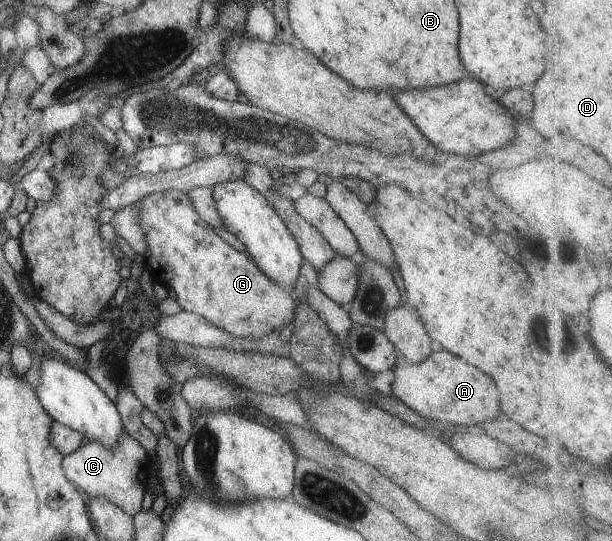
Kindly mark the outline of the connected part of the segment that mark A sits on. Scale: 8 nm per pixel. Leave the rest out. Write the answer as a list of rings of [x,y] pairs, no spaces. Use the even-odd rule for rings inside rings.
[[[432,351],[422,363],[407,363],[399,358],[394,367],[392,395],[424,418],[436,419],[471,430],[472,425],[496,419],[500,415],[500,391],[496,383],[480,369],[468,365],[448,351]]]

